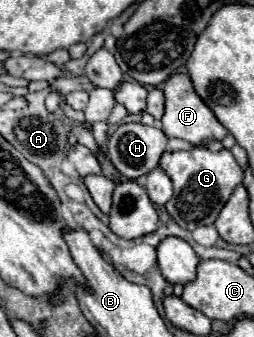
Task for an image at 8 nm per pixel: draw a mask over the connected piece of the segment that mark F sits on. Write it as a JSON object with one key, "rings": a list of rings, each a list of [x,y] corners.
{"rings":[[[188,73],[172,75],[164,83],[162,91],[166,95],[166,111],[164,111],[164,117],[162,117],[162,131],[168,137],[180,137],[180,139],[190,141],[192,145],[202,145],[202,143],[208,143],[212,139],[220,141],[228,135],[228,129],[216,119],[216,115],[200,99],[200,95],[196,95],[196,89],[192,87],[192,79],[188,79]]]}

